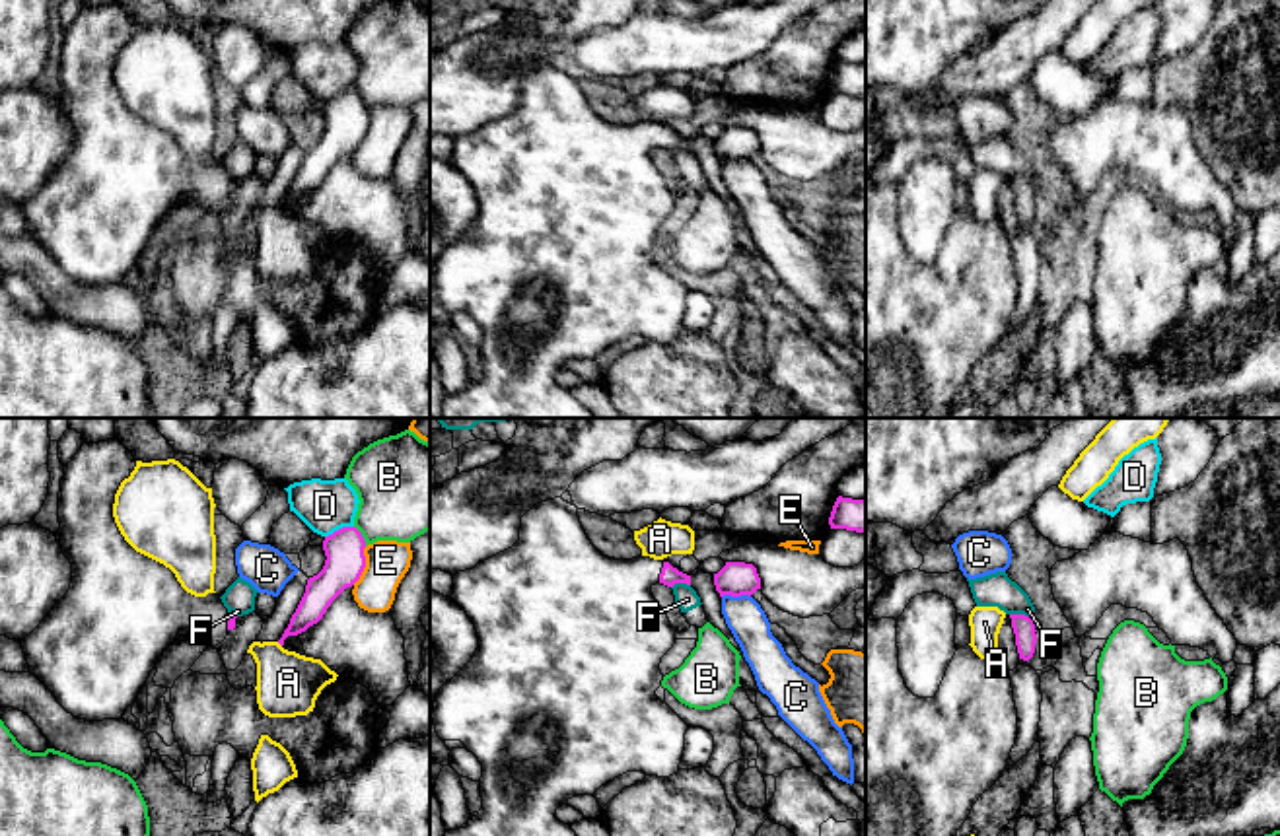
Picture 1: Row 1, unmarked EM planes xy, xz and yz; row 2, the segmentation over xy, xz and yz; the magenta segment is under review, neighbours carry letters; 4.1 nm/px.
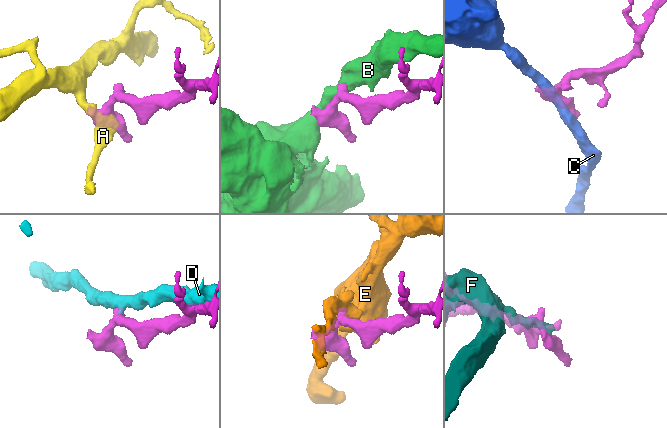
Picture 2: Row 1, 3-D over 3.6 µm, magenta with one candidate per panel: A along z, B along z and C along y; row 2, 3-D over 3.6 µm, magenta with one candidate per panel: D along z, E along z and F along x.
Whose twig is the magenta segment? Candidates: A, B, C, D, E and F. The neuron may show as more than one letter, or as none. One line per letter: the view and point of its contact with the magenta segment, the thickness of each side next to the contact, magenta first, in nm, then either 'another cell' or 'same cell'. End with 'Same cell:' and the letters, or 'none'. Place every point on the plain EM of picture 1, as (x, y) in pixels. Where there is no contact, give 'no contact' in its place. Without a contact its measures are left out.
A: no contact | another cell
B: xy (360, 100) | 160/380 nm | another cell
C: xz (736, 160) | 140/160 nm | another cell
D: xy (339, 94) | 160/220 nm | another cell
E: xy (364, 131) | 160/180 nm | another cell
F: yz (1022, 179) | 90/140 nm | another cell
Same cell: none

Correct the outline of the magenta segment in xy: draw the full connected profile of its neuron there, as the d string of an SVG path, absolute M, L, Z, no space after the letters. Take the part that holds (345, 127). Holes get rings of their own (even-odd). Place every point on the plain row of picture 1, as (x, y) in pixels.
M342 91L325 101L325 130L307 144L305 157L278 204L280 210L284 210L288 200L298 200L317 189L331 167L360 144L366 132L364 113L366 105L356 91Z

